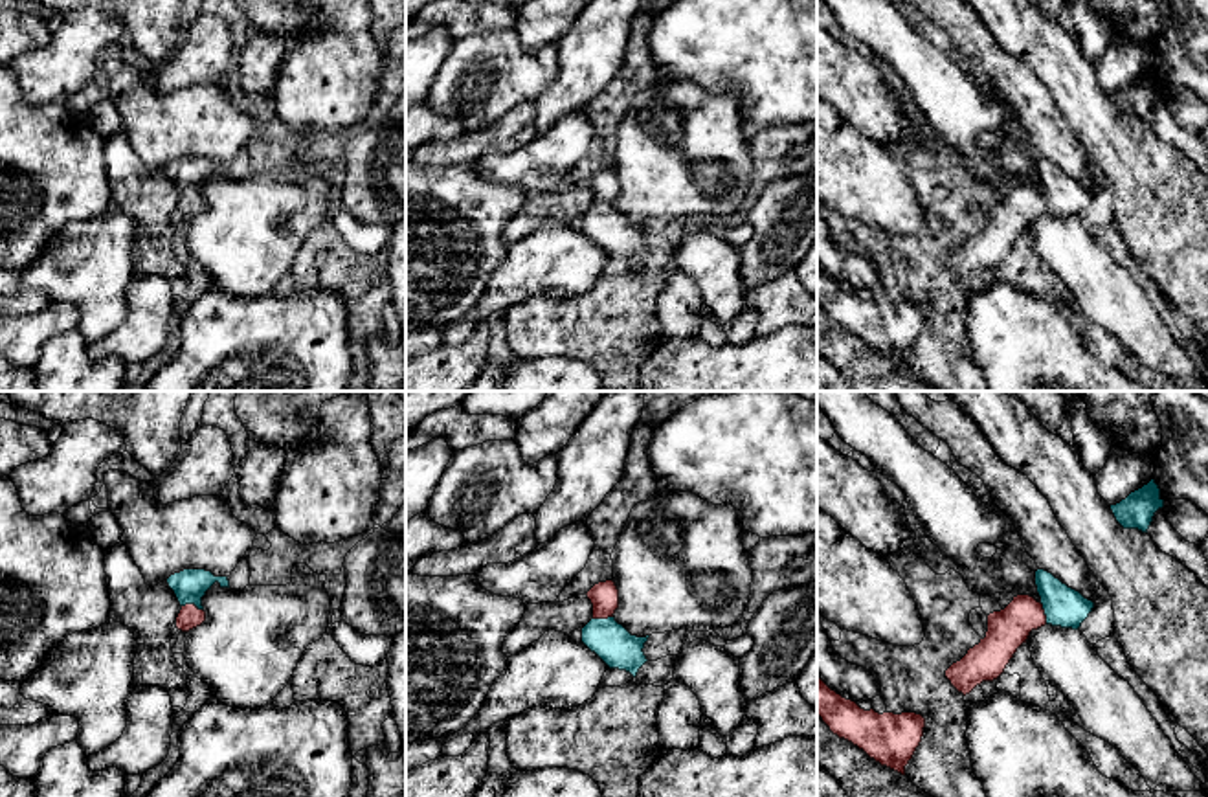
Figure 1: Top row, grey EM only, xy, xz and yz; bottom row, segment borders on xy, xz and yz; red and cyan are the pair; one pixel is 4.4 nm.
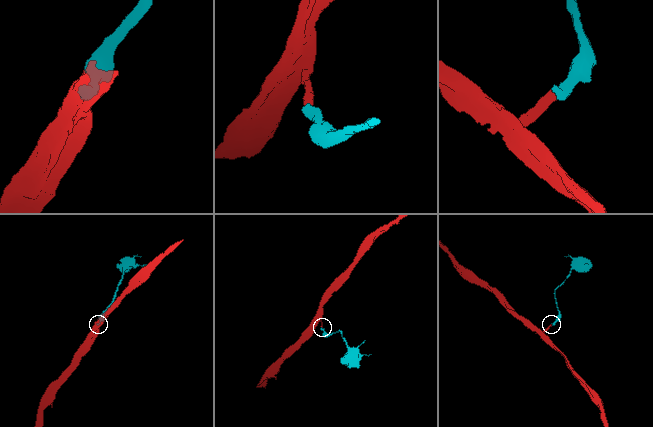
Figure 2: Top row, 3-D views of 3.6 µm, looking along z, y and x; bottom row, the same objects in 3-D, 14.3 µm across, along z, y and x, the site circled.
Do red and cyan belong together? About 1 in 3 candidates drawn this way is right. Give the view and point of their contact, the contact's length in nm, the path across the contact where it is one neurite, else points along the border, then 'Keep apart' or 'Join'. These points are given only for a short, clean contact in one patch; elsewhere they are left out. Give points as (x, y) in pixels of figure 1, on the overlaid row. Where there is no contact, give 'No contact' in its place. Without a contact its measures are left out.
Touches red at xy (193, 605). Shared border 100 nm. Path across: xy (190, 616), (193, 605), (190, 586). Join

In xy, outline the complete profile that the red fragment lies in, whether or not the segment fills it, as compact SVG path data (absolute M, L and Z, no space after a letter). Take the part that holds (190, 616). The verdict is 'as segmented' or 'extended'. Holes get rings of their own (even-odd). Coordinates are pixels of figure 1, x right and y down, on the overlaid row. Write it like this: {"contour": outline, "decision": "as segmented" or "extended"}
{"contour": "M184 569L167 578L169 588L182 606L176 617L178 630L189 632L206 621L202 597L215 582L218 582L220 588L229 588L228 577L215 577L206 569Z", "decision": "extended"}

